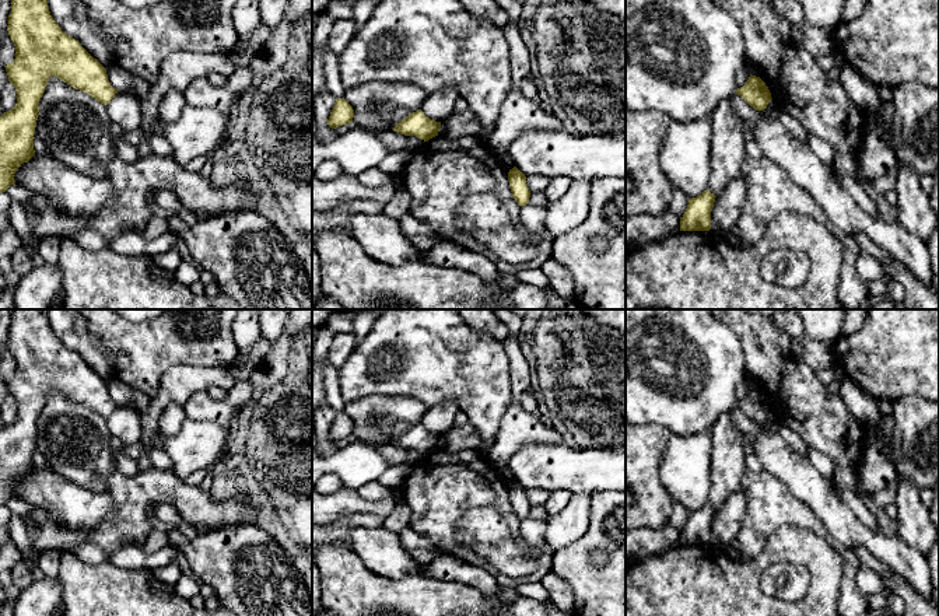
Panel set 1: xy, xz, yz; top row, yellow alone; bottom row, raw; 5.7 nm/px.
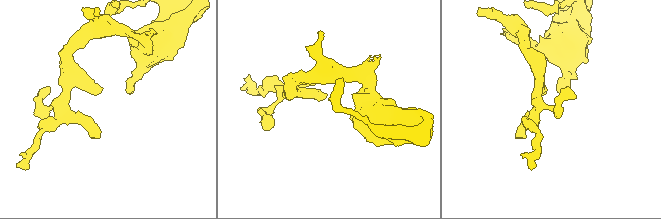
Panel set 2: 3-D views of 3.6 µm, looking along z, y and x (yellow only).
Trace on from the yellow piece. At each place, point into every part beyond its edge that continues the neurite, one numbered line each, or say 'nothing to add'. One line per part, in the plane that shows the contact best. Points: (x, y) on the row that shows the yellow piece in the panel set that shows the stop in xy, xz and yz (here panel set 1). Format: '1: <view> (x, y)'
nothing to add

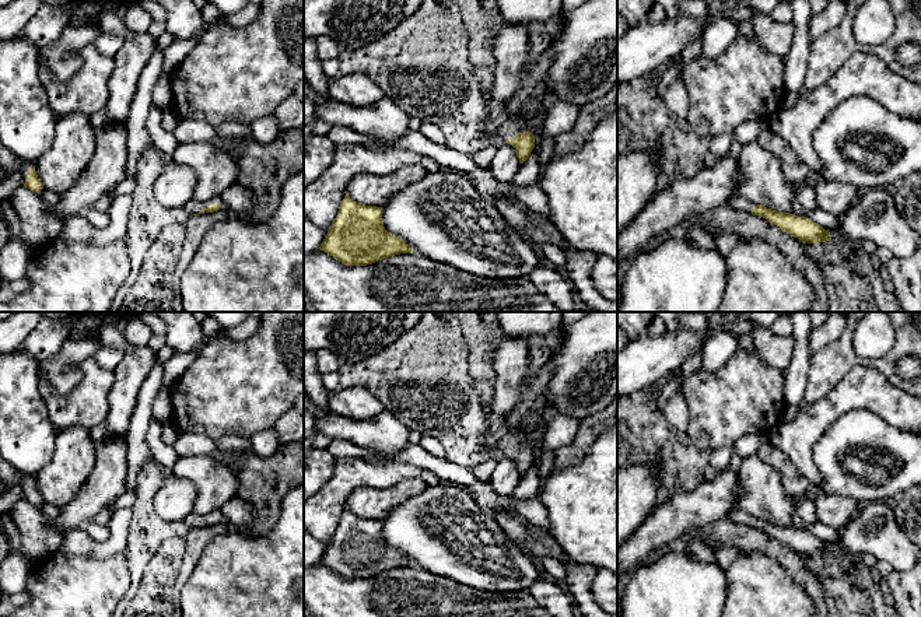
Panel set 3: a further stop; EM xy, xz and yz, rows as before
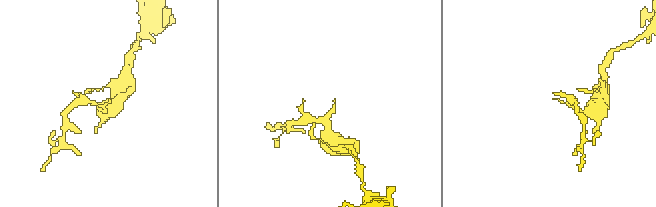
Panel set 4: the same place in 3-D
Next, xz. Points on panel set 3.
1: xz (532, 114)

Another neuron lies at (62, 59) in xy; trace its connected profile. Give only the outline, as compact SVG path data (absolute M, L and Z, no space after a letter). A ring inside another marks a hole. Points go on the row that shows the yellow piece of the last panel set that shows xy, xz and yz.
M67 25L55 42L38 49L38 62L57 81L69 81L83 67L80 50L92 45L97 35L95 25Z

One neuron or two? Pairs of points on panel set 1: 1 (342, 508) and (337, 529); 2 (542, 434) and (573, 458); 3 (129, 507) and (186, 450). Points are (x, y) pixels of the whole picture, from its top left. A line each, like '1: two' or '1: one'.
1: two
2: two
3: two

